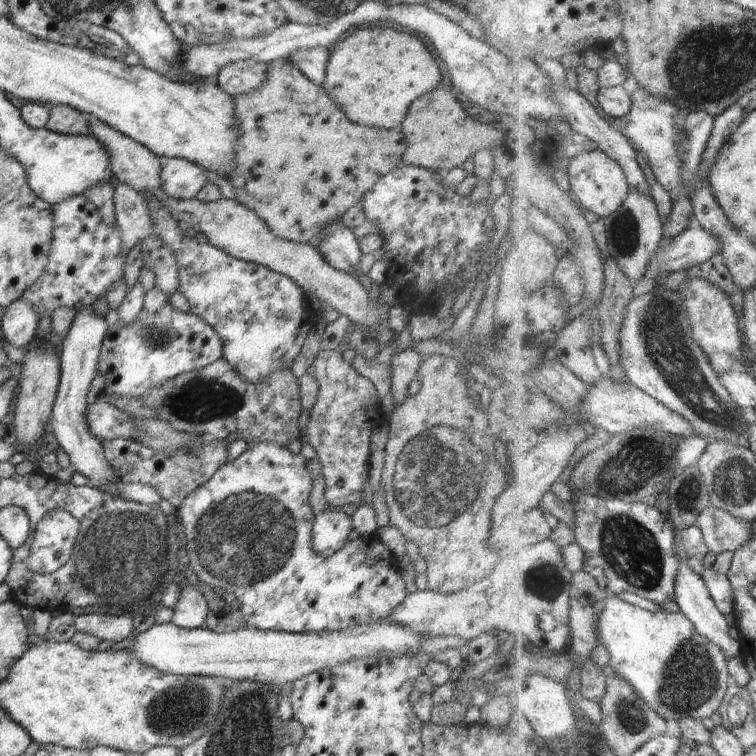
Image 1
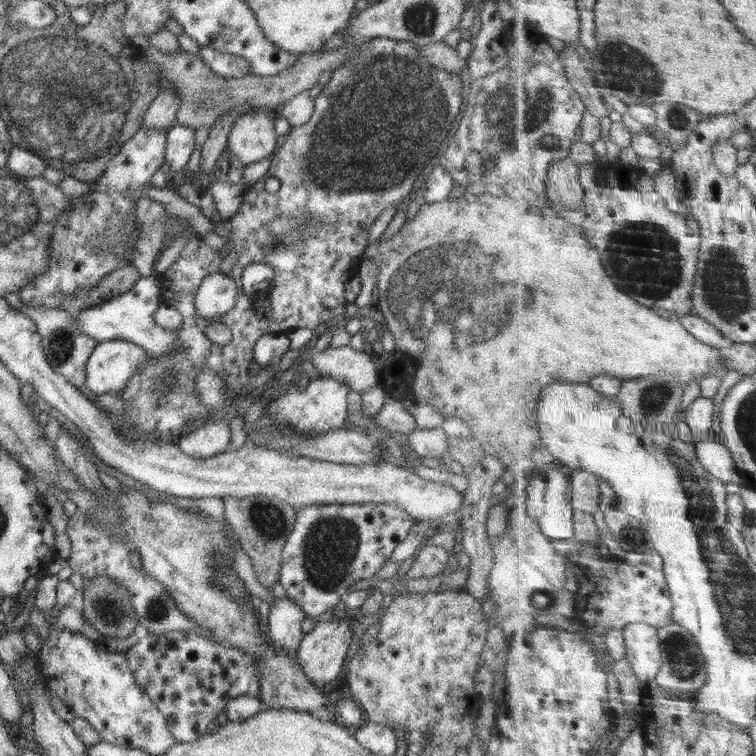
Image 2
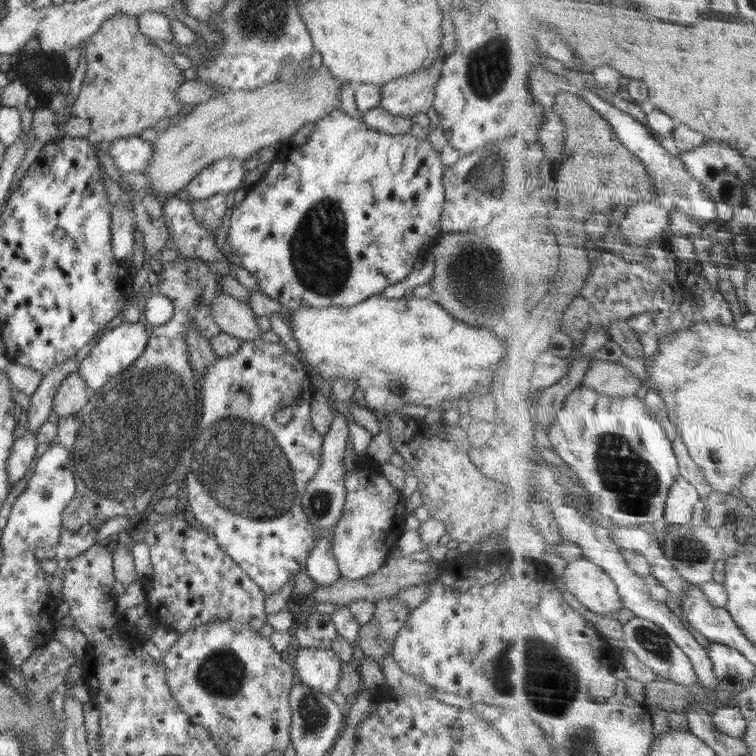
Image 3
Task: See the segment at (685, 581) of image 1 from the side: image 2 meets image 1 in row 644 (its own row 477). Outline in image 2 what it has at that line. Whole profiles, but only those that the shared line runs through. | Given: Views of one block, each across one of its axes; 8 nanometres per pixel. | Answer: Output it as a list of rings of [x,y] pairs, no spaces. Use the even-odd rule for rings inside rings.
[[[712,432],[706,440],[697,442],[700,462],[702,466],[716,478],[725,483],[744,482],[738,472],[732,451],[725,443],[719,442],[716,435]]]

